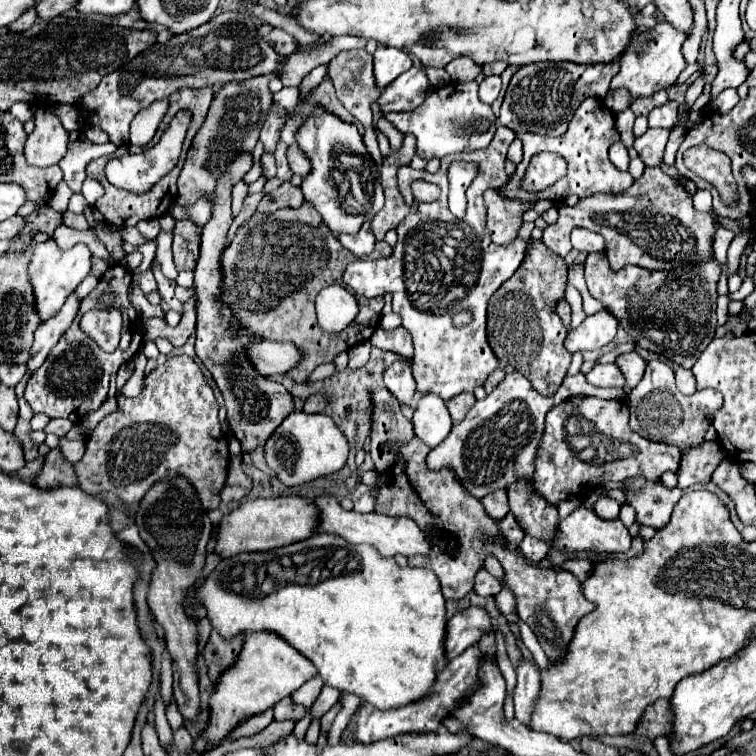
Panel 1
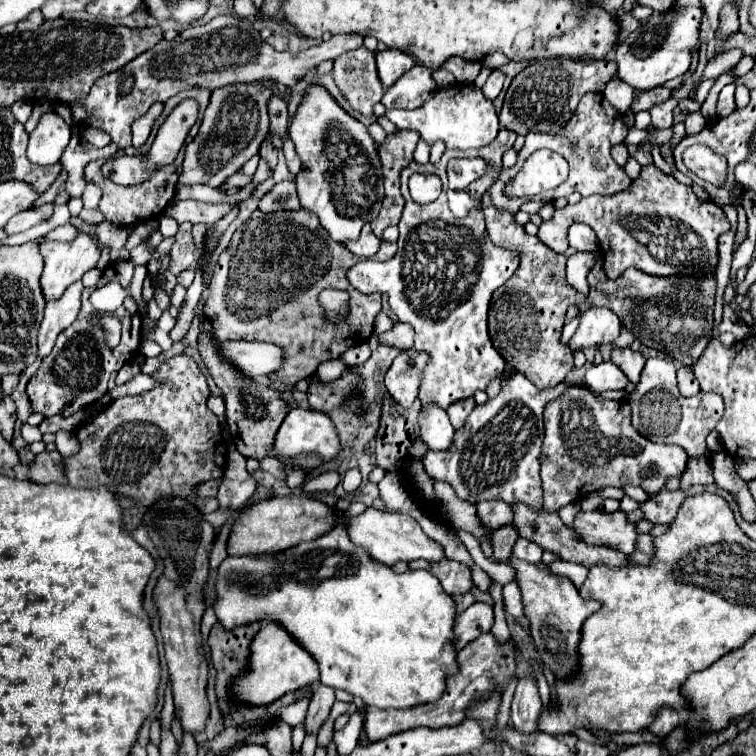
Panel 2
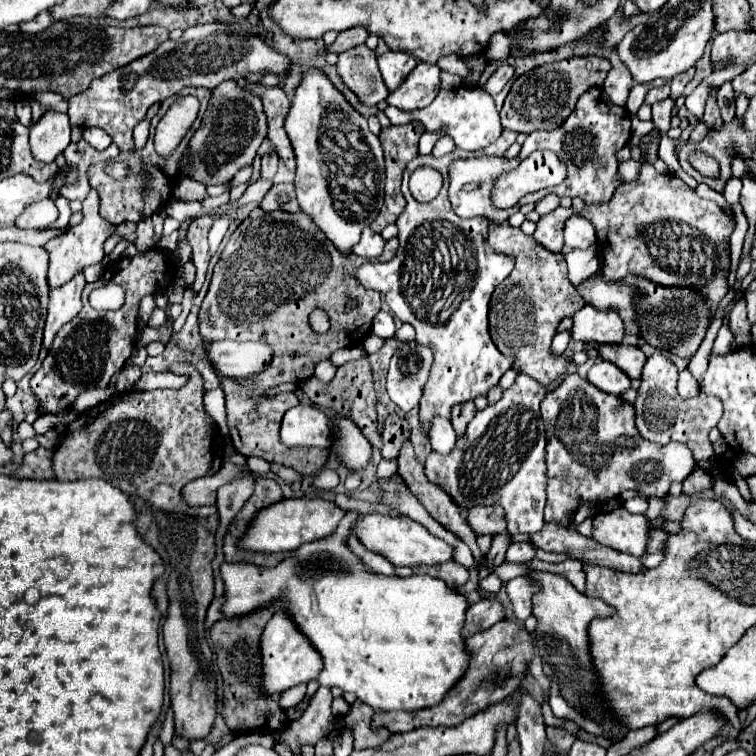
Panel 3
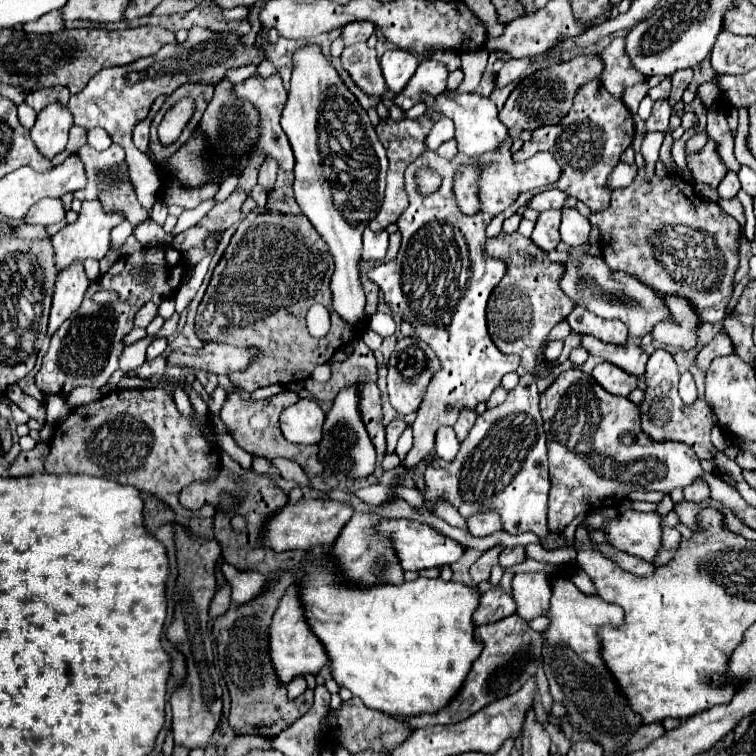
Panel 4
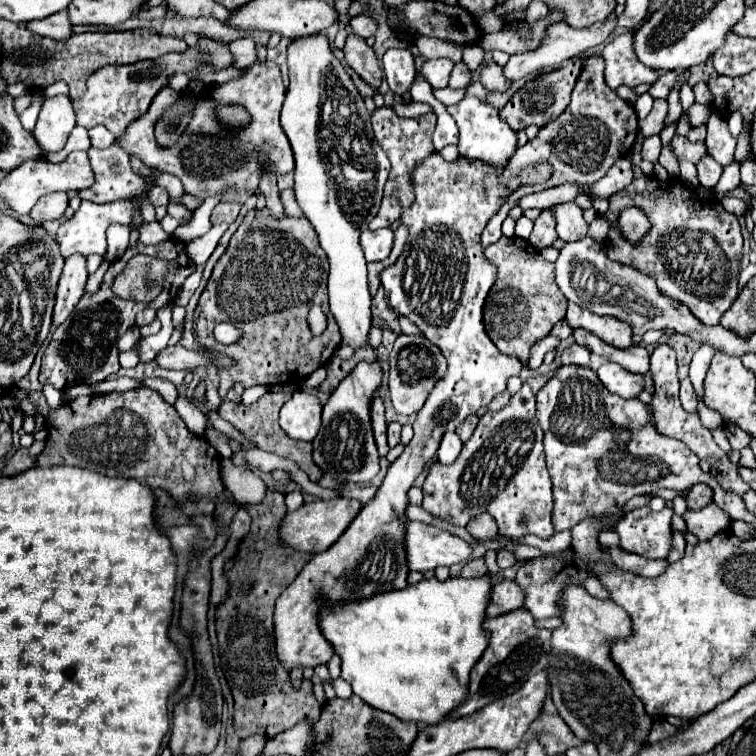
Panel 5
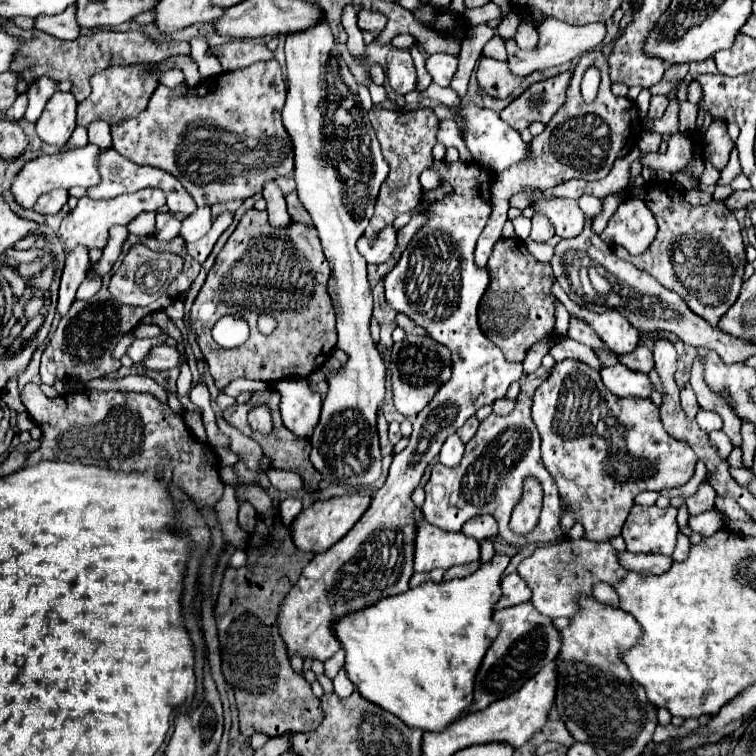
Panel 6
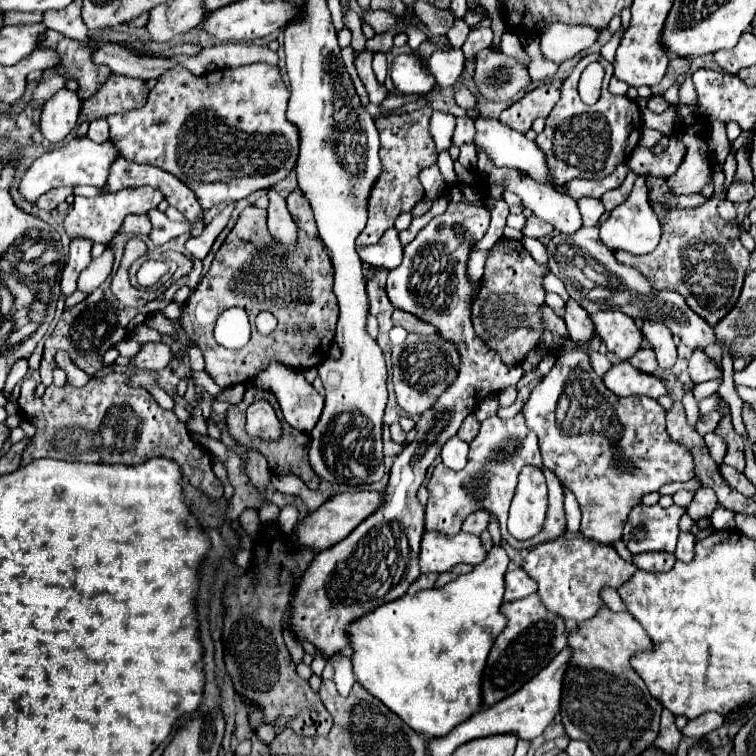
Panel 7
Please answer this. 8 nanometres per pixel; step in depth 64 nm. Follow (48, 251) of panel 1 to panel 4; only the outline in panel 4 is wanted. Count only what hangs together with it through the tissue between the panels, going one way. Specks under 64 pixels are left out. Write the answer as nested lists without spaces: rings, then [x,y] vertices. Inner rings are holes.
[[[98,200],[92,202],[82,202],[82,210],[78,212],[78,220],[74,224],[66,224],[60,232],[52,236],[54,252],[56,252],[56,266],[62,270],[66,268],[72,260],[86,260],[86,258],[104,258],[108,248],[110,248],[110,230],[124,222],[126,218],[122,214],[106,214],[102,204]]]

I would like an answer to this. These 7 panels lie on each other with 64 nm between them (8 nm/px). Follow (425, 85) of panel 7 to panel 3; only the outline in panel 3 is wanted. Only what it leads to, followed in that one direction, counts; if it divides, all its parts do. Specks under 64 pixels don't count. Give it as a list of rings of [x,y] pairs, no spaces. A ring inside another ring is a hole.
[[[388,50],[382,56],[378,56],[378,66],[384,78],[384,84],[394,90],[398,88],[406,76],[416,68],[418,60],[408,54],[408,52],[396,52],[396,50]]]

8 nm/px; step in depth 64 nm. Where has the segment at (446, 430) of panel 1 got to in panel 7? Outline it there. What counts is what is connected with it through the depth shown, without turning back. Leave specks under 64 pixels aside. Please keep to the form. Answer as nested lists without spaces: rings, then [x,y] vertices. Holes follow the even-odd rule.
[[[454,436],[452,440],[448,440],[442,448],[442,462],[452,468],[452,470],[462,470],[468,462],[468,444],[462,442],[458,436]]]

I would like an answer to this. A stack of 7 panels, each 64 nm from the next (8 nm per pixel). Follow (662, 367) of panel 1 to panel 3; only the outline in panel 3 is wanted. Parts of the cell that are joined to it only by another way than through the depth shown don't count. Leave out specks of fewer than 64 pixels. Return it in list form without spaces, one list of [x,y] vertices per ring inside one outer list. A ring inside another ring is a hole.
[[[654,352],[644,364],[642,386],[638,388],[638,398],[634,402],[636,428],[640,436],[644,436],[646,440],[652,440],[656,444],[668,444],[676,440],[686,444],[696,456],[696,460],[704,460],[704,458],[712,460],[716,454],[708,440],[708,432],[718,424],[722,416],[722,404],[720,400],[712,396],[708,398],[706,394],[700,394],[702,396],[700,402],[688,402],[680,398],[680,394],[676,392],[676,380],[678,380],[678,370],[674,362],[666,354]]]

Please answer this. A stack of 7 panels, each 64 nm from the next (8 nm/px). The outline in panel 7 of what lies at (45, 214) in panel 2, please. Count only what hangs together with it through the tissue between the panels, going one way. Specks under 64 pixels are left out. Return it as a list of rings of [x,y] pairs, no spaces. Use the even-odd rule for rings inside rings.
[[[56,188],[56,190],[50,190],[50,192],[46,192],[44,196],[40,196],[40,198],[36,200],[36,204],[38,204],[40,208],[44,208],[44,210],[54,210],[60,202],[64,202],[68,196],[72,196],[72,190],[74,190],[74,188]]]

